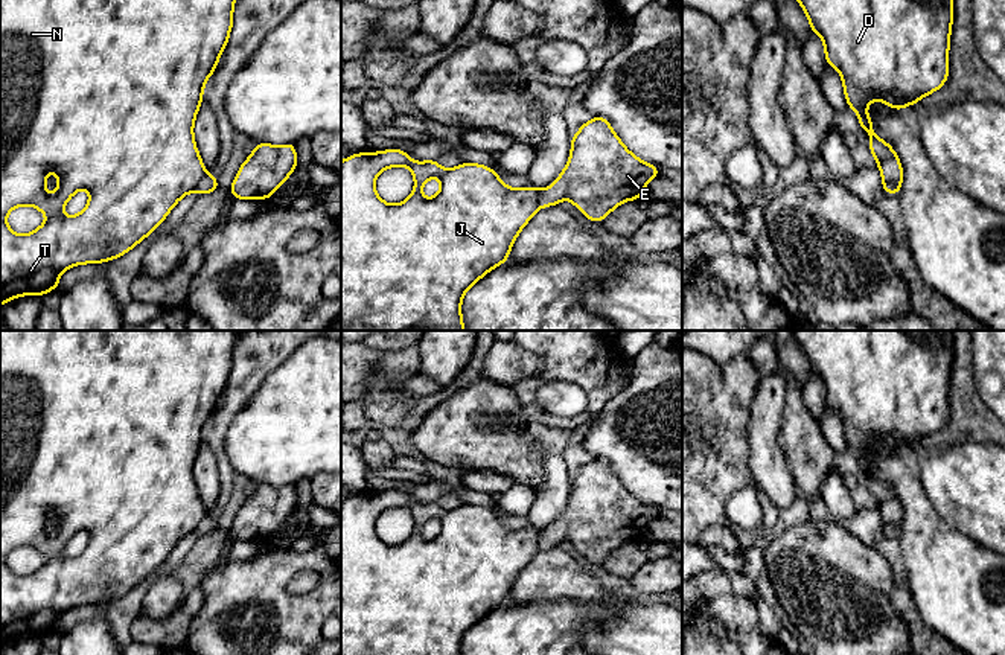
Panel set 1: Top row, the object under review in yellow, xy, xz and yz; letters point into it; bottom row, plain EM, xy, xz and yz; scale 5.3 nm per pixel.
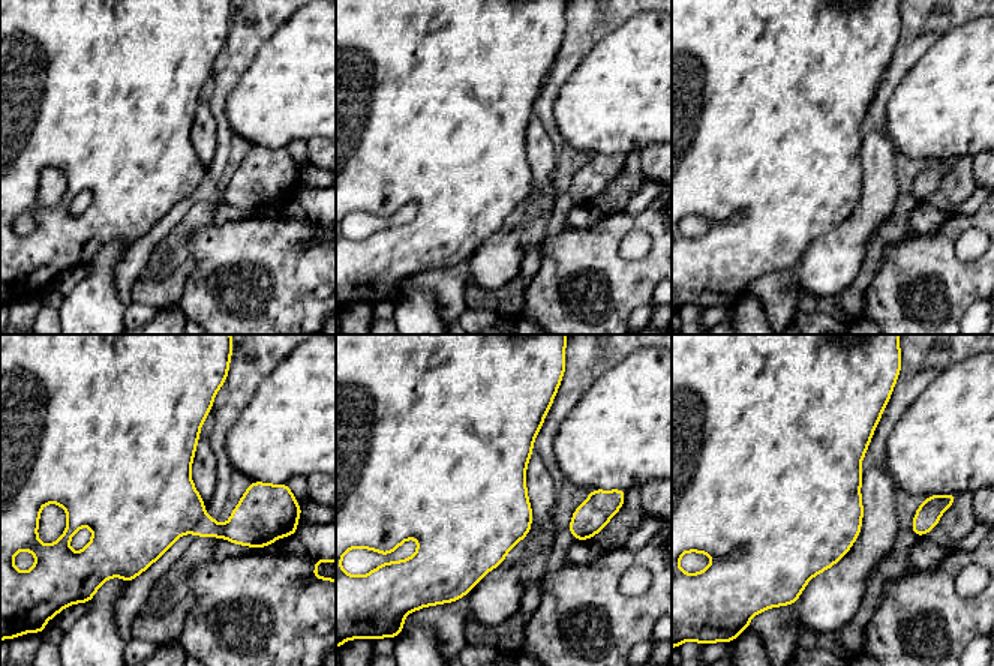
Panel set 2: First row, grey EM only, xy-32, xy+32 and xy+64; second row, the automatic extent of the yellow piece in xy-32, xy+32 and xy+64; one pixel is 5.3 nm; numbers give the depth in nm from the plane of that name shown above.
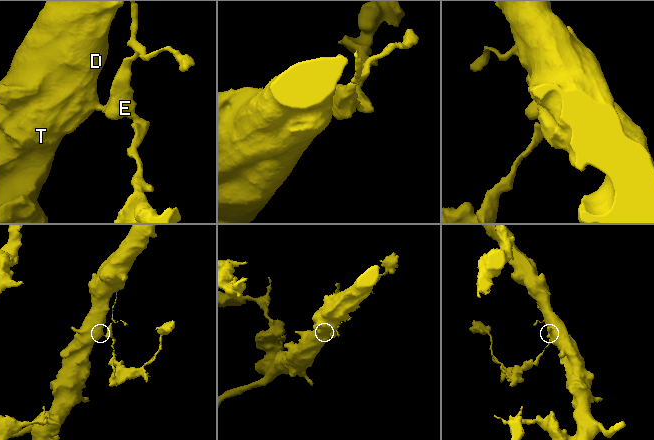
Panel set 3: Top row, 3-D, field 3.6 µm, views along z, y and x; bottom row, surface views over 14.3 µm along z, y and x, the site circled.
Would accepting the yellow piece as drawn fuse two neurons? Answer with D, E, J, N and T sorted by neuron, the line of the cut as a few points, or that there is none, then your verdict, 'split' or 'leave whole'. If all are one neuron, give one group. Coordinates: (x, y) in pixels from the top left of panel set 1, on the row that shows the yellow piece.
D J N T / E; cut in xy along (206, 174), (194, 189); split

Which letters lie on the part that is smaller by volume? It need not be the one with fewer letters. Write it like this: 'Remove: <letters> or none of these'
Remove: E

